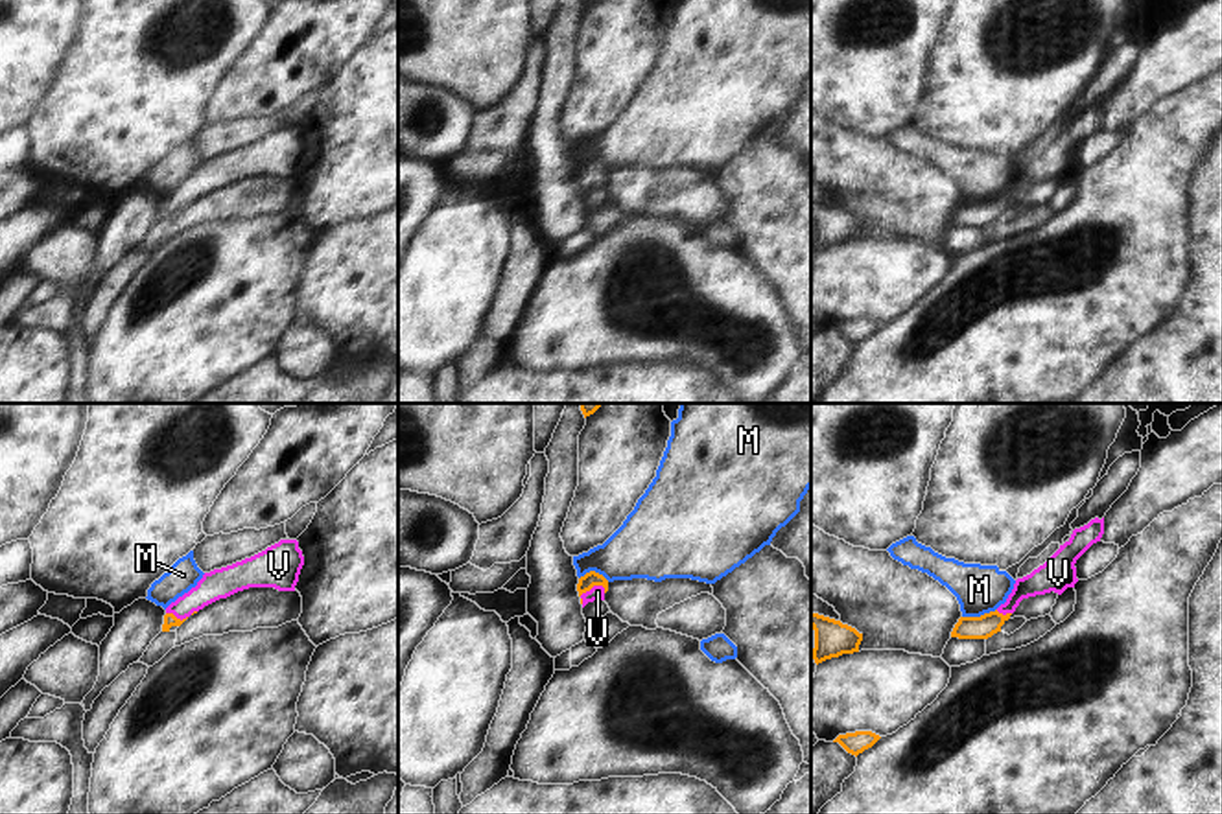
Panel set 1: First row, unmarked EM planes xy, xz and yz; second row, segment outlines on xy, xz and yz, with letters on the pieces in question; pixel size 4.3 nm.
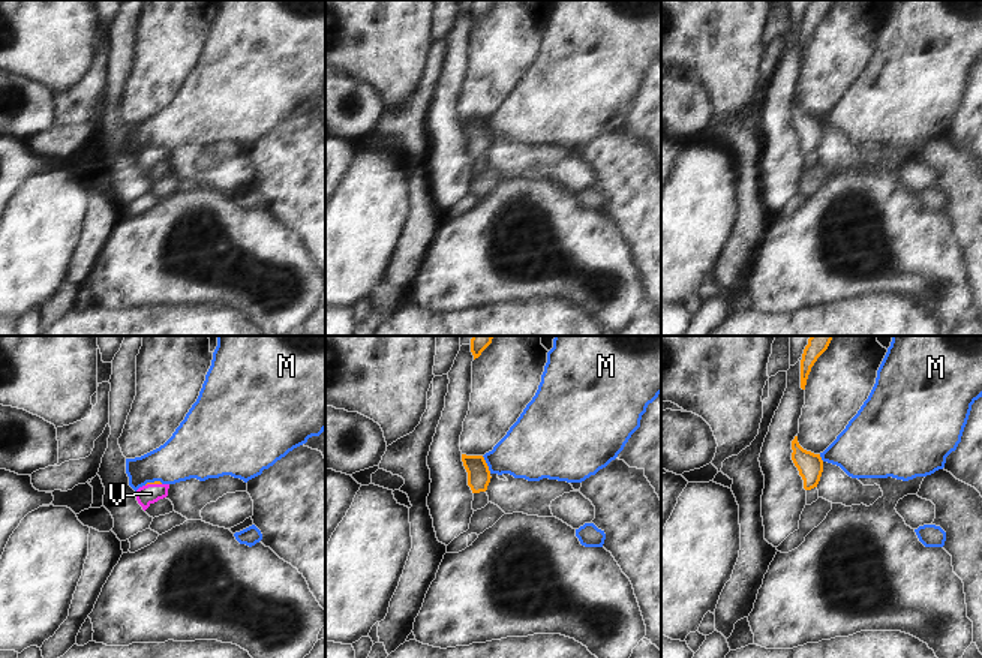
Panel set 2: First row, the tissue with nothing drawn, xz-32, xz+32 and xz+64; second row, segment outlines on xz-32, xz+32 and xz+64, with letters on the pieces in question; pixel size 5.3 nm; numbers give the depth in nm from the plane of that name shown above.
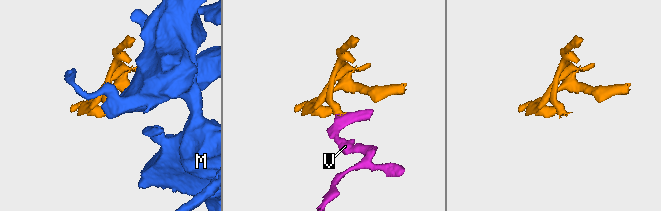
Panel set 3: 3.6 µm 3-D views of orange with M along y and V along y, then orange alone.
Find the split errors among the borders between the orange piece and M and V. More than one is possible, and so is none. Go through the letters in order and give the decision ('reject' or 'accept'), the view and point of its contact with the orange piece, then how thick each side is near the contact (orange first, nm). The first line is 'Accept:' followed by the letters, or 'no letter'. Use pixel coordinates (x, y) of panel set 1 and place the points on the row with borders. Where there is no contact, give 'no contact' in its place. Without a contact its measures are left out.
Accept: V
M: reject; contact yz (981, 616); calibres 100 and 220 nm
V: accept; contact xz (588, 590); calibres 70 and 60 nm

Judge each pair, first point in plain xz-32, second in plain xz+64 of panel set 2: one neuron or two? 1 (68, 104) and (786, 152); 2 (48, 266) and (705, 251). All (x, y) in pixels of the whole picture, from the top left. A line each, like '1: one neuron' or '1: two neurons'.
1: two neurons
2: one neuron

